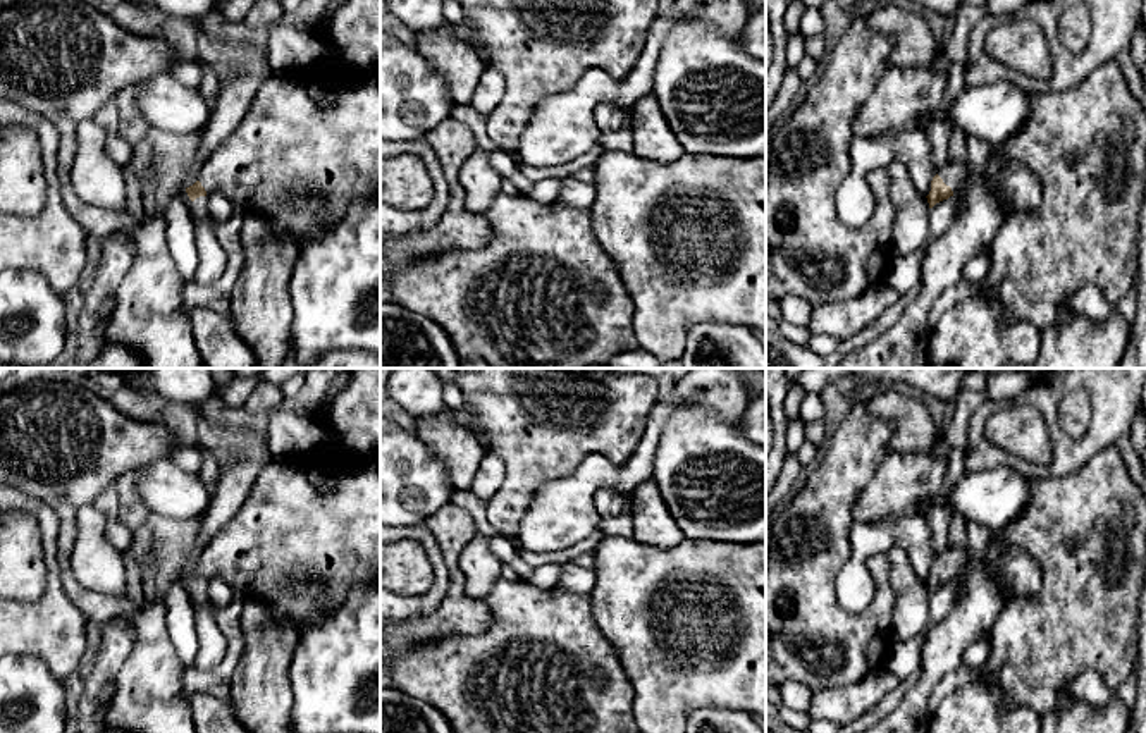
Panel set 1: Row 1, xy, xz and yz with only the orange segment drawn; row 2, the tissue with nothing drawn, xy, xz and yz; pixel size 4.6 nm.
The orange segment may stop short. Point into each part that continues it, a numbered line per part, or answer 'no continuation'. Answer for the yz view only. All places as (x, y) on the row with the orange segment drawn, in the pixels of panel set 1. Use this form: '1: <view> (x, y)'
1: yz (955, 174)

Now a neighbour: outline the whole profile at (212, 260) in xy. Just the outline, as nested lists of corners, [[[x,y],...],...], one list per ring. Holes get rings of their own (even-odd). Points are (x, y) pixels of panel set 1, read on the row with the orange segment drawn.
[[[194,220],[194,236],[198,268],[193,282],[200,287],[208,287],[224,274],[227,267],[227,256],[213,231],[205,222]]]

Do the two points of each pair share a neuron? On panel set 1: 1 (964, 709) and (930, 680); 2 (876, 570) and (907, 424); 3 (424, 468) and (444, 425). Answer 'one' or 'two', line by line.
1: two
2: two
3: two

